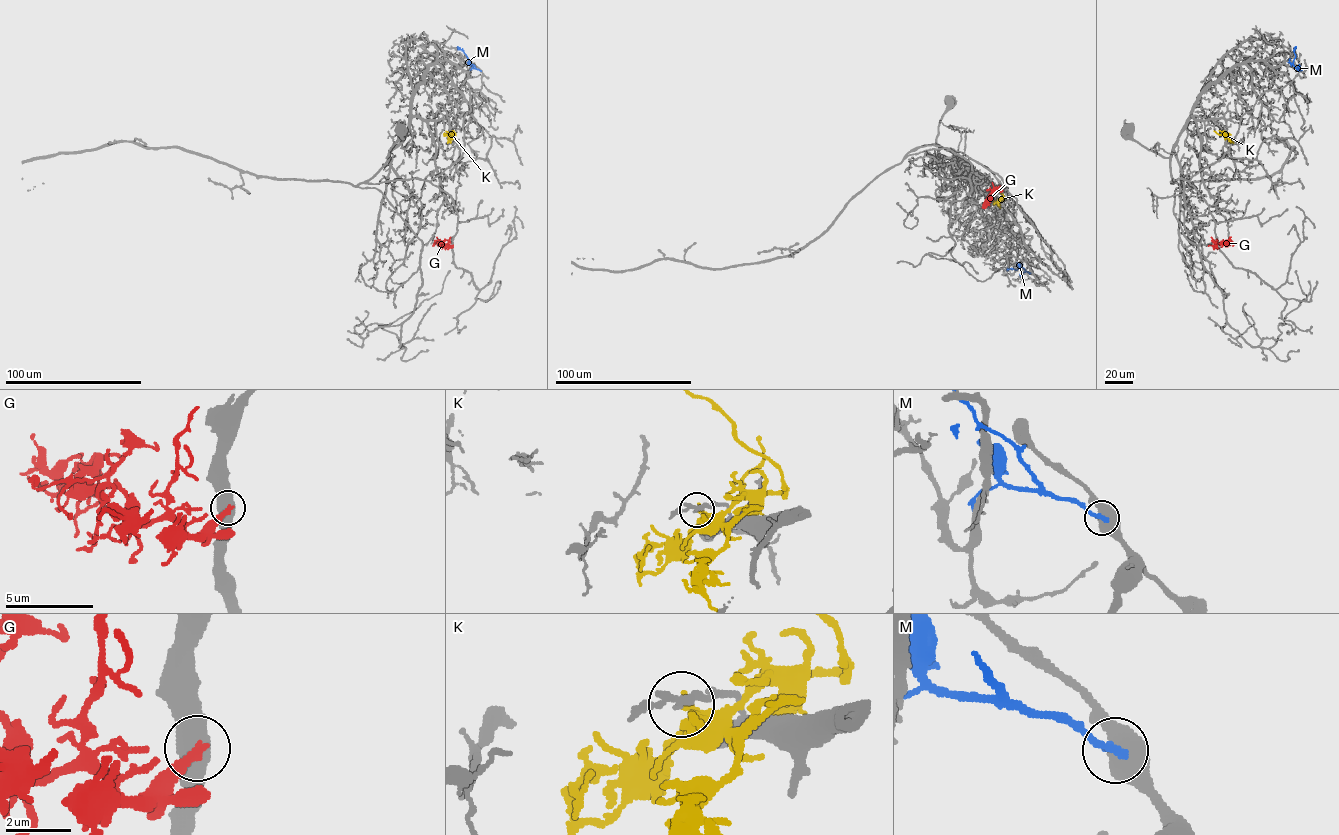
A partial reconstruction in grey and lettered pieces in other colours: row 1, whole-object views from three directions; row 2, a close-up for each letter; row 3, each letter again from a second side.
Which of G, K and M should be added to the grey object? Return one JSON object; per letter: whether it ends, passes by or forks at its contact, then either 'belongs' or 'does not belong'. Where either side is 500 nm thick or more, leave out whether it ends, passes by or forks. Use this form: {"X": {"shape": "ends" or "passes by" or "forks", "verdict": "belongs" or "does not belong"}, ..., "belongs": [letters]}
{"G": {"verdict": "does not belong"}, "K": {"shape": "ends", "verdict": "does not belong"}, "M": {"verdict": "does not belong"}, "belongs": []}

